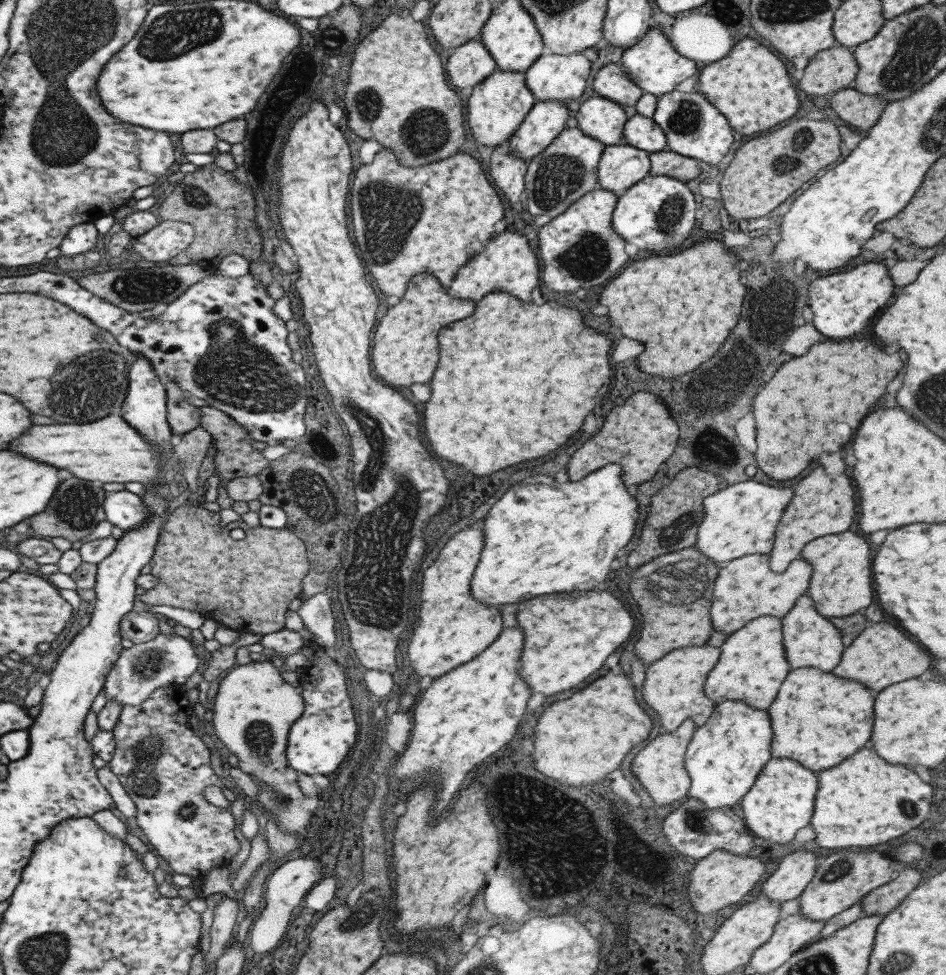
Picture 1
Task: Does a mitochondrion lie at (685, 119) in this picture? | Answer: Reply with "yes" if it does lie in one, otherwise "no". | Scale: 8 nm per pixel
yes

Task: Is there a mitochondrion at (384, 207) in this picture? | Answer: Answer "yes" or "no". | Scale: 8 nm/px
yes

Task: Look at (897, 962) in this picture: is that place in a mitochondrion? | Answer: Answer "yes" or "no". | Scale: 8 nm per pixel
yes

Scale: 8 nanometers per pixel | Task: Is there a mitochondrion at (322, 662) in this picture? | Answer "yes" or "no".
no

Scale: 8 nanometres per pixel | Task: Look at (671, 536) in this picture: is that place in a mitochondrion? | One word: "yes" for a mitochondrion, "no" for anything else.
yes

